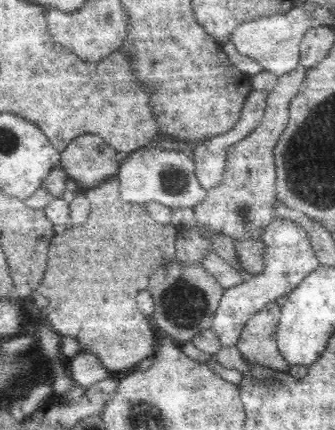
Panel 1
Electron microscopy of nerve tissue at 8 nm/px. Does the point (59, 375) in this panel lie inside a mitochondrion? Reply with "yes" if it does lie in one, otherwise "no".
no

